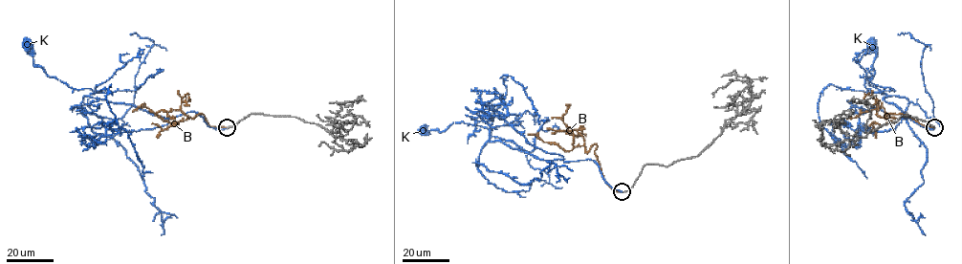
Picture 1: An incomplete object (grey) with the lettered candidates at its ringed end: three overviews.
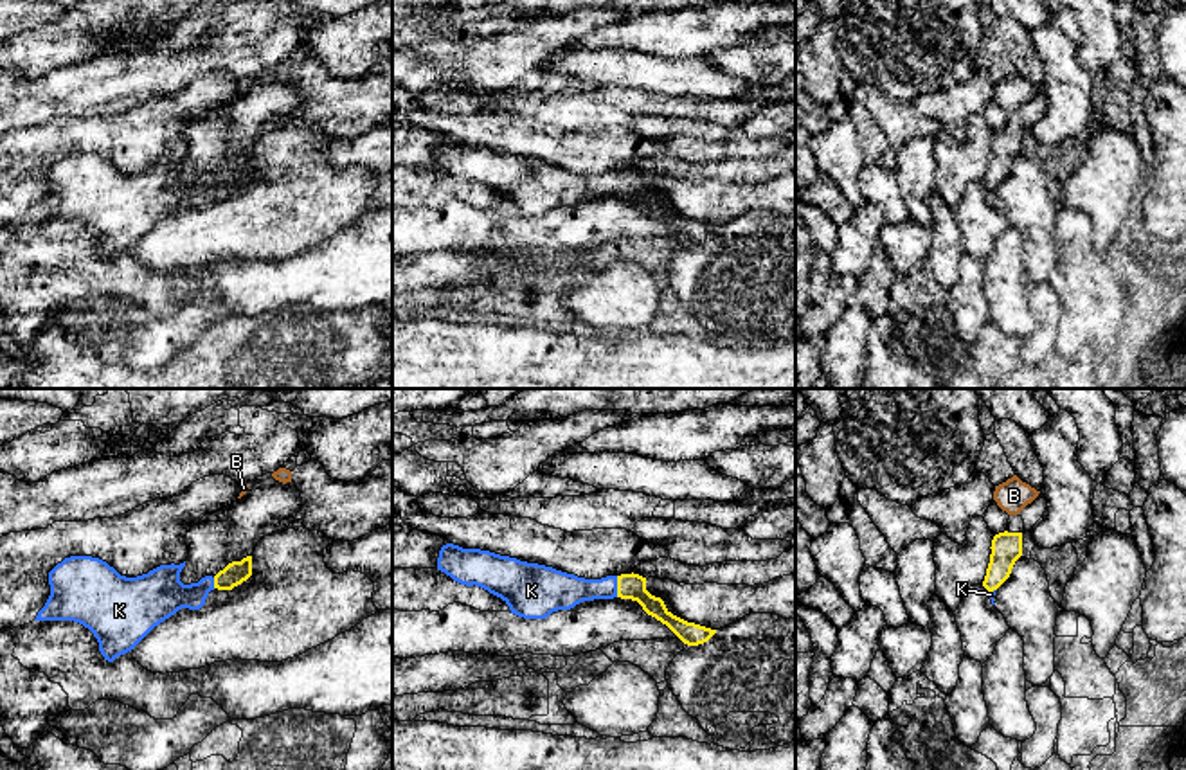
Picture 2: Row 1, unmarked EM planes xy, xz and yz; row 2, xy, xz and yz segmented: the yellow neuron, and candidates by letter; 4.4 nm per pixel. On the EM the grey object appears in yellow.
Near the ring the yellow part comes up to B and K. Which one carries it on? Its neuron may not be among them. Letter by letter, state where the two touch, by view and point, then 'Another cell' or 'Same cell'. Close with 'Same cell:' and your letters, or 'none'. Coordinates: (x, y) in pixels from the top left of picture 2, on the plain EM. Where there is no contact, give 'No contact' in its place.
B: No contact. Another cell
K: Touches yellow at xz (618, 184). Same cell
Same cell: K

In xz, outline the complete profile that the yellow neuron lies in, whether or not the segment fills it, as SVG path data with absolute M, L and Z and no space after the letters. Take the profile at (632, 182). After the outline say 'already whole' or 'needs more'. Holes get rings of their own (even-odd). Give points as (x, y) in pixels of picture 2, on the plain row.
M454 140L441 144L437 167L461 182L488 187L500 194L511 210L524 216L545 216L583 198L621 194L637 198L648 212L666 221L687 243L704 241L716 230L673 212L660 194L646 187L646 175L633 169L585 176L553 164Z; needs more

